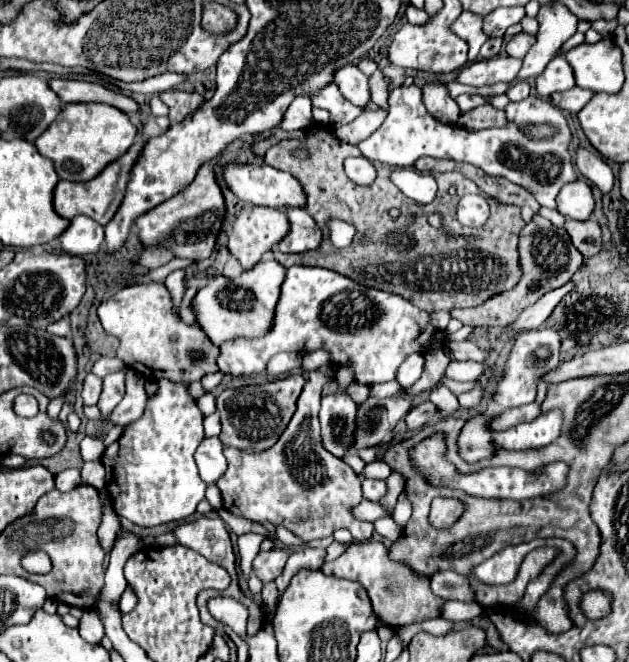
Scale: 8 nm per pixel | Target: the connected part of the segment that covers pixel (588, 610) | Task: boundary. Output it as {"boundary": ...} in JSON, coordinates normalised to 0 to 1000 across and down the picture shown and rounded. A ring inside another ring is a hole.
{"boundary":[[[940,891],[924,900],[921,915],[924,915],[933,937],[955,937],[955,934],[968,931],[971,912],[975,912],[975,900],[968,900],[968,894]]]}

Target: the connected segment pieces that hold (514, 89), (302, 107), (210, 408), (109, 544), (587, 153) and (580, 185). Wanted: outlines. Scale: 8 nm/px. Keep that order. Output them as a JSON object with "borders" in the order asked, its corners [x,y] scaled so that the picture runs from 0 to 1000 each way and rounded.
{"borders":[[[[822,124],[822,127],[816,127],[816,130],[806,136],[806,148],[809,148],[812,154],[825,154],[825,151],[841,148],[841,127],[838,127],[838,124]]],[[[469,145],[469,151],[463,154],[463,160],[456,163],[450,181],[447,181],[447,193],[450,196],[479,196],[485,190],[498,190],[501,181],[494,175],[494,157],[485,145]]],[[[334,592],[326,594],[321,600],[313,603],[312,610],[324,630],[343,622],[343,603]]],[[[176,755],[170,758],[170,770],[164,776],[164,789],[154,801],[154,810],[157,810],[157,825],[173,834],[180,828],[180,816],[183,816],[183,804],[189,801],[189,782],[183,779],[183,770],[176,764]]],[[[917,224],[914,230],[914,248],[917,257],[936,272],[943,275],[955,290],[968,290],[975,281],[975,260],[971,251],[949,233],[930,224]]],[[[930,272],[905,275],[886,293],[886,317],[898,329],[933,332],[940,326],[943,311],[946,311],[946,302],[943,302],[940,284],[936,284],[936,278]]]]}

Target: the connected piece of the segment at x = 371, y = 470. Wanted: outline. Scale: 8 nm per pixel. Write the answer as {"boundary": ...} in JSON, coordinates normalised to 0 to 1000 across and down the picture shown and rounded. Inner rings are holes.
{"boundary":[[[593,695],[593,698],[583,701],[583,707],[577,710],[580,722],[606,722],[606,725],[615,725],[618,713],[622,713],[622,707],[618,707],[618,701],[609,698],[609,695]]]}

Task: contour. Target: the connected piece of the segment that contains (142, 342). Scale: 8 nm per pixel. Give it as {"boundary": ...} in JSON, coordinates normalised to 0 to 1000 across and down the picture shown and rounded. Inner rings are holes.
{"boundary":[[[253,426],[208,429],[192,435],[189,441],[161,456],[154,474],[167,502],[189,511],[186,541],[231,571],[310,577],[320,574],[326,565],[345,559],[345,523],[326,505],[316,502],[313,489],[297,492],[285,477],[275,477],[269,441]],[[310,529],[323,532],[323,541],[307,541]]]}

